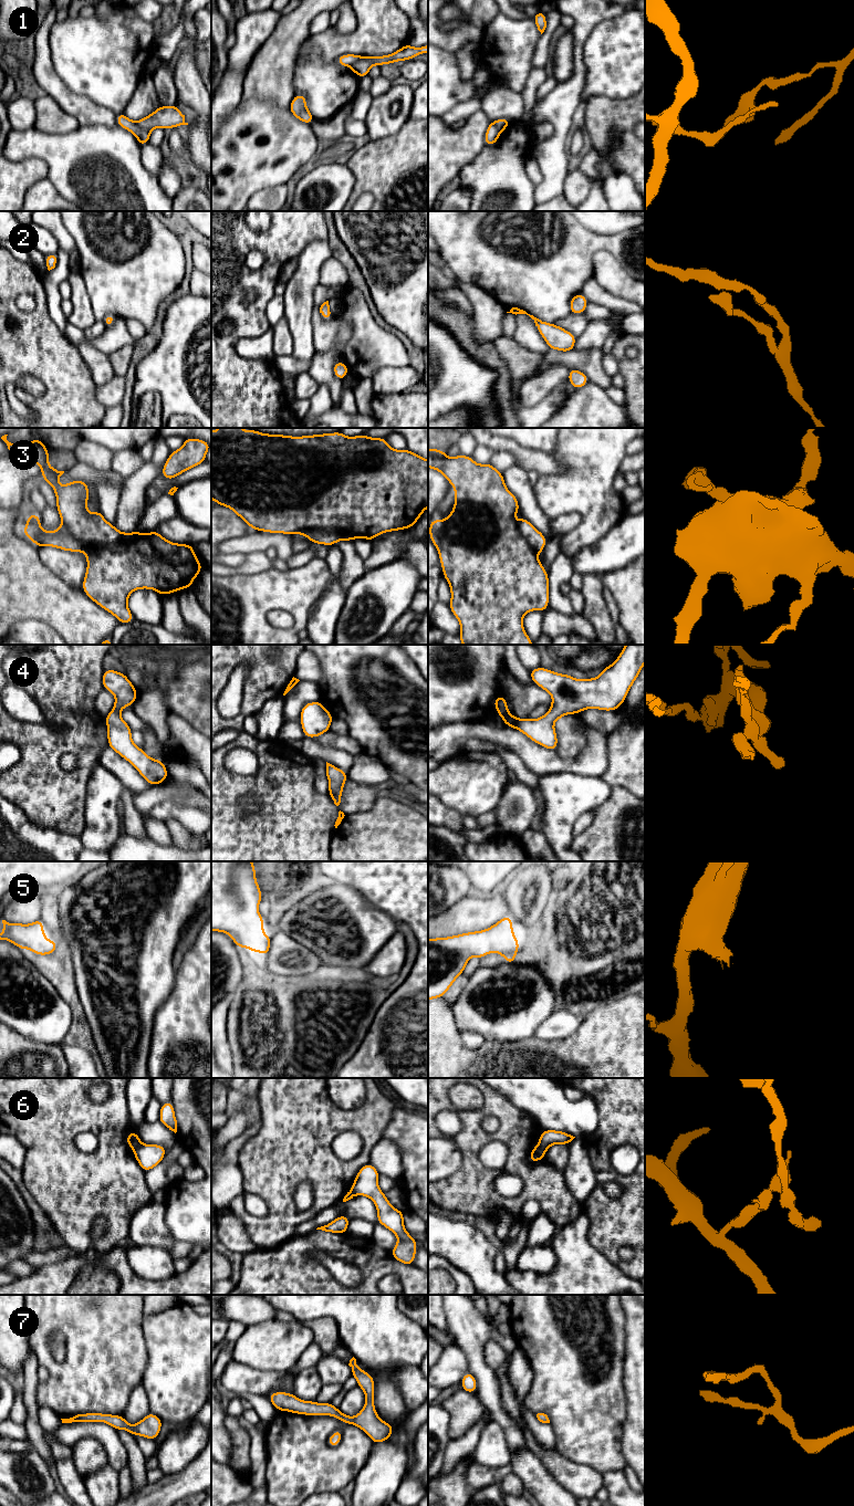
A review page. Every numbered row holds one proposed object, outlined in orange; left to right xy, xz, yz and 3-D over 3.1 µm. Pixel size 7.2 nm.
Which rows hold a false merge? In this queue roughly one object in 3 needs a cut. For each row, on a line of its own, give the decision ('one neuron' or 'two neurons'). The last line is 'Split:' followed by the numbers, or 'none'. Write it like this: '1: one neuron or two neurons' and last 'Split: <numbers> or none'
1: two neurons
2: one neuron
3: two neurons
4: one neuron
5: one neuron
6: two neurons
7: one neuron
Split: 1, 3, 6

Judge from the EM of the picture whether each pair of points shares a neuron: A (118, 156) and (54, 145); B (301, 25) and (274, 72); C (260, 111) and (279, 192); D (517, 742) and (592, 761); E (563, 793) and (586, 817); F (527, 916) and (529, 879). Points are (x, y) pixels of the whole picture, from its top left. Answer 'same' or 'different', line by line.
A: same
B: same
C: different
D: same
E: different
F: same

